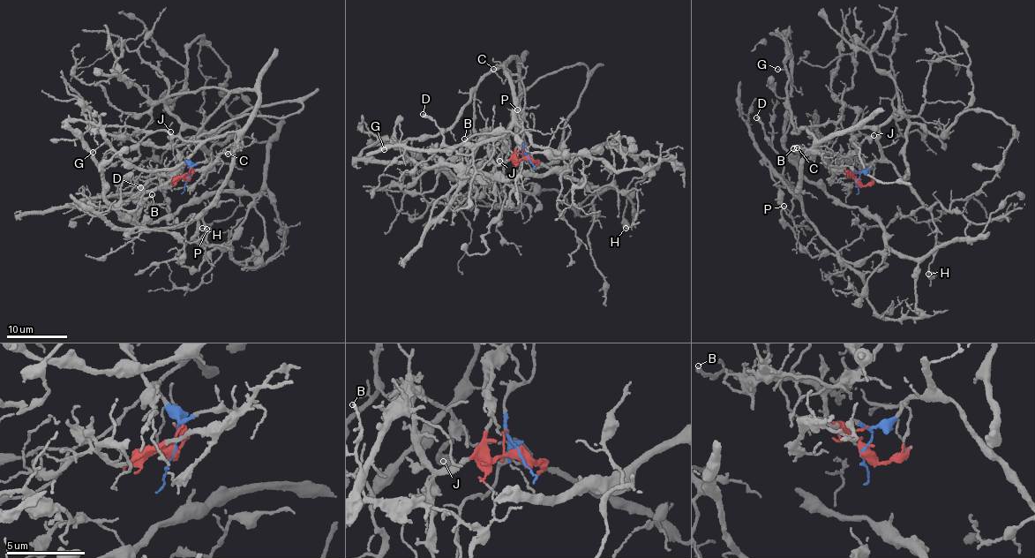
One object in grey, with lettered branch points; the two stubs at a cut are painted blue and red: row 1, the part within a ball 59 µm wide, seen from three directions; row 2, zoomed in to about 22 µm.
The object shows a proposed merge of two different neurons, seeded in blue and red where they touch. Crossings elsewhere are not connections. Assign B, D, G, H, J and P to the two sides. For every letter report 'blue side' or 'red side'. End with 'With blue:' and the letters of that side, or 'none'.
B: red side
D: blue side
G: blue side
H: blue side
J: red side
P: blue side
With blue: D, G, H, P

